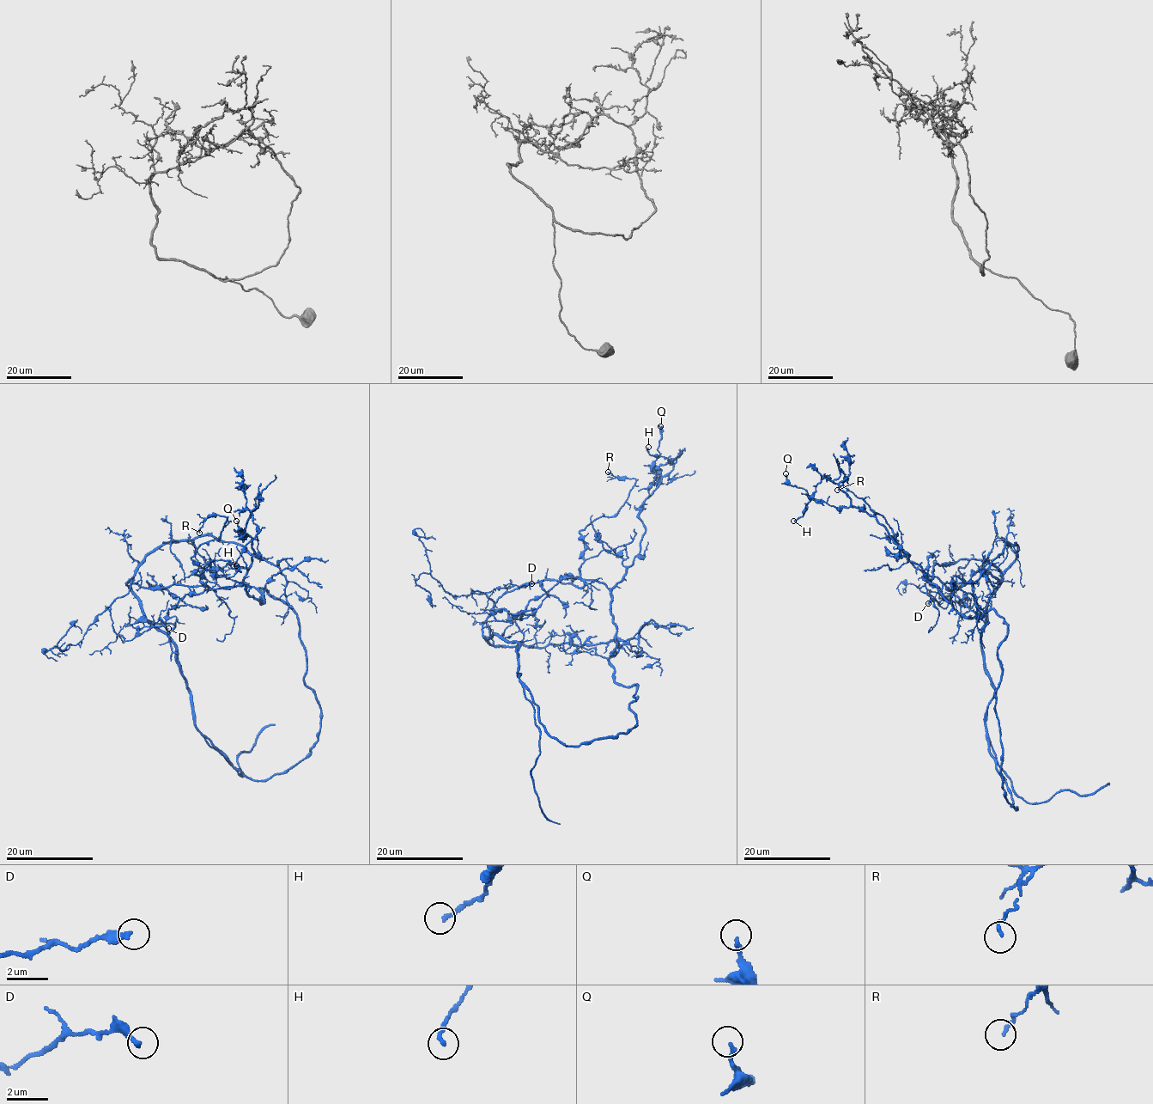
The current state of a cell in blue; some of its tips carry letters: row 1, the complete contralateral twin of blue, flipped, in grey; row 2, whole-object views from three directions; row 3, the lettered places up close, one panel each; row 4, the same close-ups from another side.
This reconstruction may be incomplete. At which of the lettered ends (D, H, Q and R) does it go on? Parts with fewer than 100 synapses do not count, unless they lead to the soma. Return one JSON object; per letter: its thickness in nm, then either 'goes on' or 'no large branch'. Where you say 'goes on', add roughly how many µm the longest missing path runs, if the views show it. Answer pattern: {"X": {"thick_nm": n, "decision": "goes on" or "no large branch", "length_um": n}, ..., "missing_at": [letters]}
{"D": {"thick_nm": 220, "decision": "no large branch"}, "H": {"thick_nm": 170, "decision": "no large branch"}, "Q": {"thick_nm": 160, "decision": "no large branch"}, "R": {"thick_nm": 130, "decision": "no large branch"}, "missing_at": []}

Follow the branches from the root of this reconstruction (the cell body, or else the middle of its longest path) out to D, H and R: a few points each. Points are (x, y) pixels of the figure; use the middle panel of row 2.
D: (521, 612), (516, 621), (520, 641), (489, 637), (482, 626), (494, 601), (470, 592), (531, 583)
H: (521, 612), (567, 577), (609, 588), (621, 580), (640, 553), (640, 505), (673, 468), (648, 447)
R: (521, 612), (561, 580), (579, 577), (586, 545), (579, 532), (601, 516), (612, 517), (634, 484), (608, 472)

